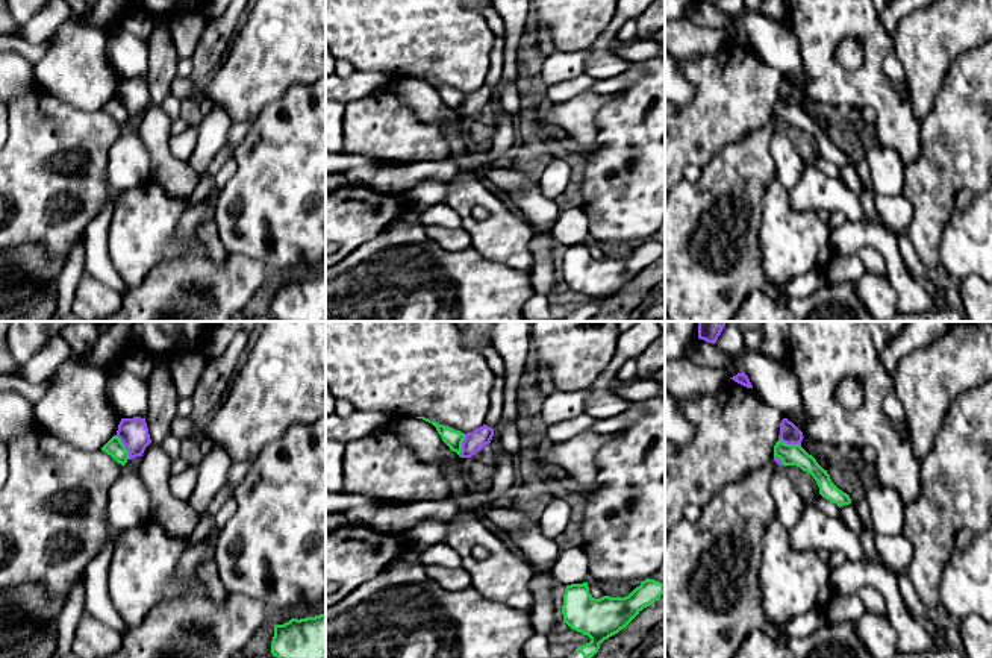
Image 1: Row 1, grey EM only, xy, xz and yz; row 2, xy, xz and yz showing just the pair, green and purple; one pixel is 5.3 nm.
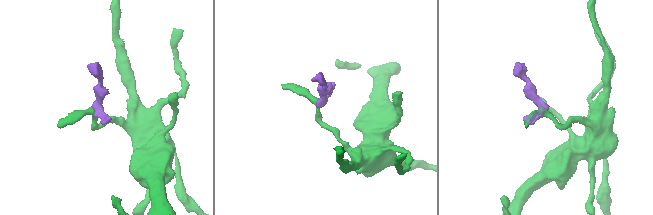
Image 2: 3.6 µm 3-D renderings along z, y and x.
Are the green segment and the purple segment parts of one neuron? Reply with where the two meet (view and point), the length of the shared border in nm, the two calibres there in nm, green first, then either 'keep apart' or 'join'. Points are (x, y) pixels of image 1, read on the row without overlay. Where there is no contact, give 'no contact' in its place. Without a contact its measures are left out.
xy (124, 108) | 150 nm | 90/160 nm | keep apart

